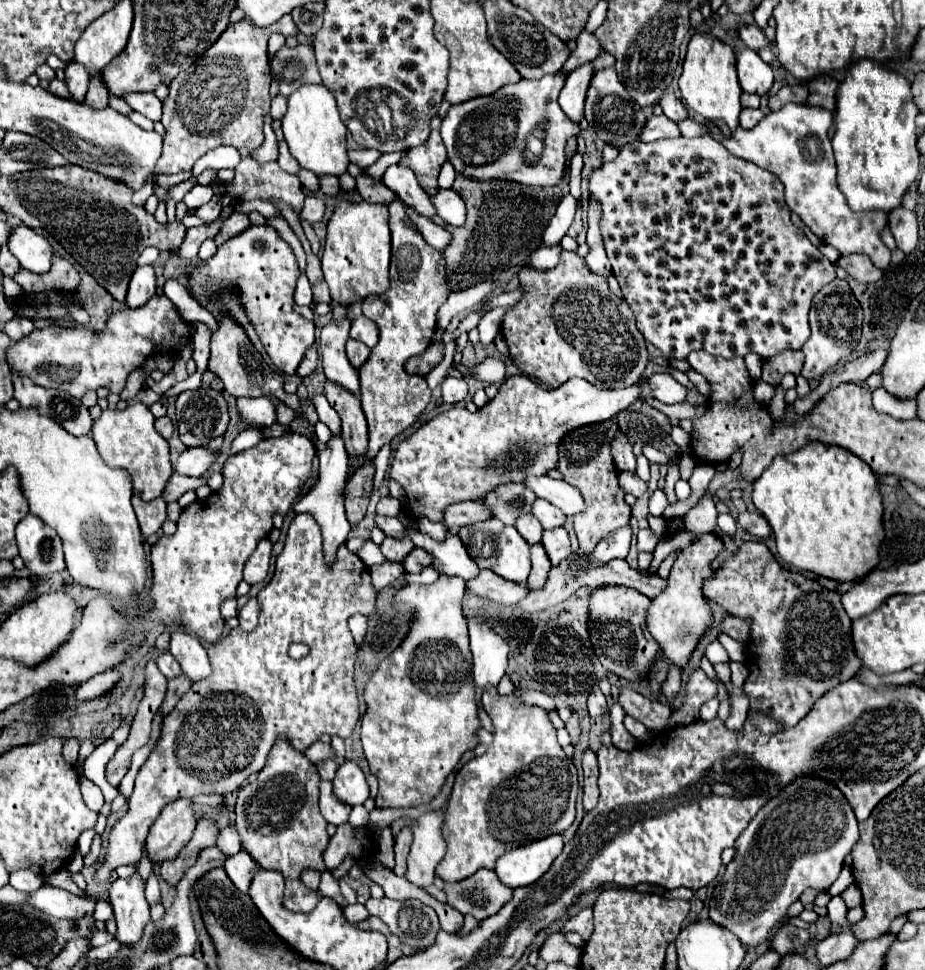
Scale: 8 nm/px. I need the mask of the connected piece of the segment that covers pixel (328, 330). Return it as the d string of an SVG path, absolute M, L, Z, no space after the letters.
M331 318L319 334L319 354L325 378L335 382L353 396L359 396L359 372L351 366L345 354L345 342L349 340L349 326L351 320L335 320Z

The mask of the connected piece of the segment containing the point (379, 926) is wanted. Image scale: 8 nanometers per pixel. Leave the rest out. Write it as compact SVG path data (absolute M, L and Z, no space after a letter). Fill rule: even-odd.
M369 916L369 918L365 918L365 920L361 920L361 922L357 922L355 924L357 928L369 928L369 930L379 930L379 932L389 932L389 928L381 922L381 920L377 920L377 918L373 918L373 916Z

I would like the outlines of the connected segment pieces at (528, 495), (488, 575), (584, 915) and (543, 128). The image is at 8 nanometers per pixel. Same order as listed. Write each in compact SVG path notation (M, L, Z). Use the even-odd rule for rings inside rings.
M501 484L499 488L493 488L487 496L483 496L483 500L479 502L491 508L493 518L499 518L505 526L513 526L517 516L527 514L531 510L531 504L535 498L537 496L523 484ZM517 498L521 498L521 508L513 504L513 500Z
M481 570L479 576L467 580L467 590L479 598L485 598L497 604L517 604L529 592L527 584L515 584L515 582L503 580L501 576L489 570Z
M583 908L579 914L569 916L559 932L563 936L567 932L577 932L577 934L581 934L583 940L587 940L591 936L591 932L593 932L593 910L591 908Z
M549 74L539 80L521 80L517 84L507 84L495 94L467 100L463 104L451 106L441 124L441 136L445 140L447 158L455 170L471 180L489 180L489 178L507 178L527 186L555 186L559 184L565 168L565 142L567 138L579 132L579 126L571 122L557 104L557 96L563 88L565 74ZM529 136L537 136L543 144L541 154L529 150Z

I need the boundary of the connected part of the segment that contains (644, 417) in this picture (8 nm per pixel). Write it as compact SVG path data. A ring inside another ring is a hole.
M637 400L635 404L631 404L631 408L625 408L625 412L619 412L619 416L615 416L619 428L627 434L627 436L635 436L643 442L651 442L657 450L665 452L669 456L669 472L667 472L667 484L665 484L665 494L669 504L677 502L677 496L673 492L675 482L681 478L679 474L679 458L683 454L683 450L671 440L671 436L667 434L667 428L671 432L671 424L669 418L651 408L649 404Z

